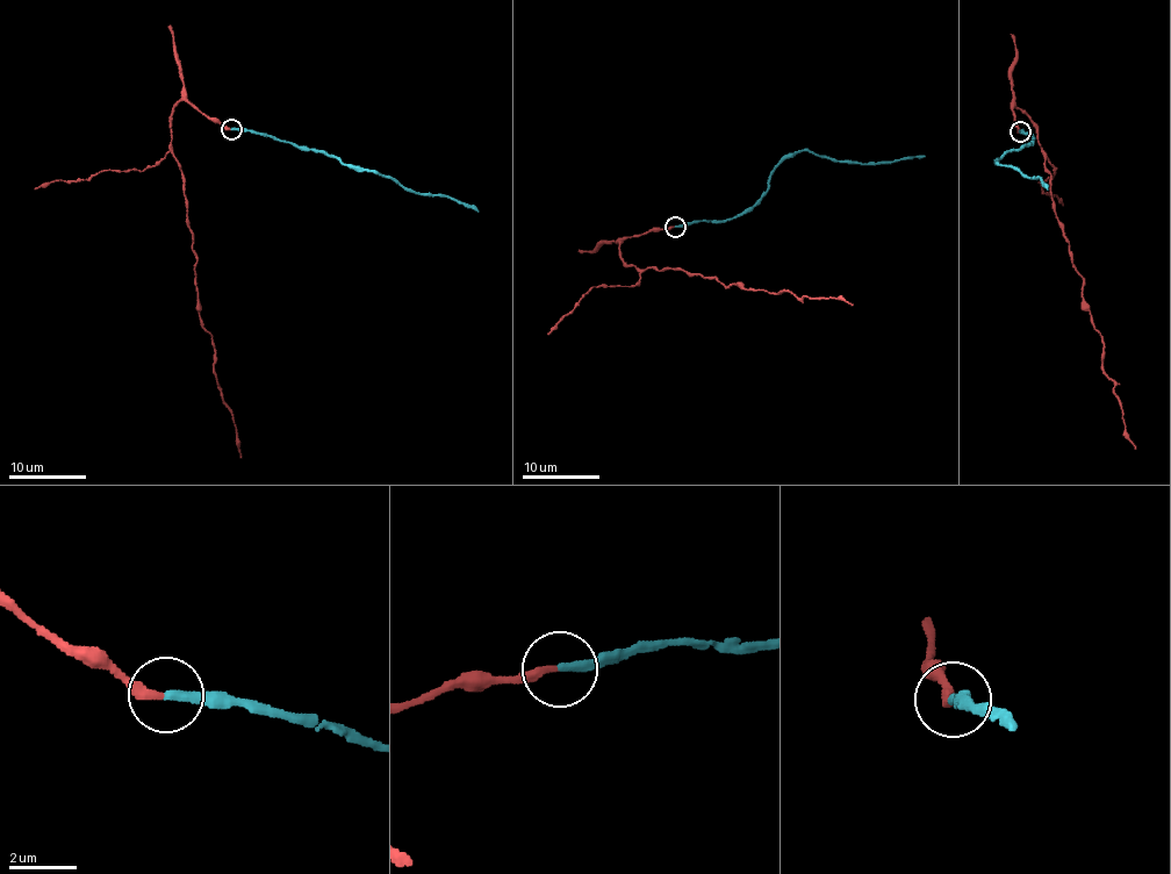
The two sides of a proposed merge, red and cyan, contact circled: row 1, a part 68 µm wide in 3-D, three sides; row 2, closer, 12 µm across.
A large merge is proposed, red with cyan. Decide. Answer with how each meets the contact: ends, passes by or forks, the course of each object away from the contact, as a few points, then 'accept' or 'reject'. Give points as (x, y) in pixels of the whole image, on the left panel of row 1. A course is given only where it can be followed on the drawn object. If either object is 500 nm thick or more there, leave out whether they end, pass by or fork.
red ends | cyan ends | red via (232, 128), (177, 101), (171, 142), (181, 171), (196, 306), (212, 337), (213, 373), (231, 412), (241, 457) | cyan via (232, 128), (272, 135), (335, 156), (356, 169), (393, 177), (415, 192), (447, 195), (479, 212) | accept

